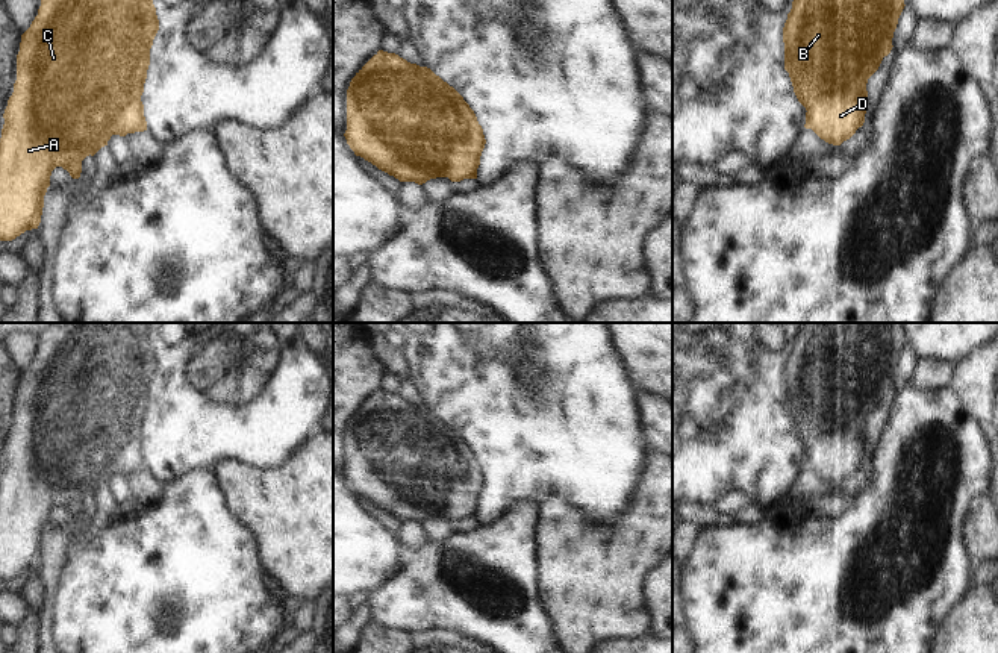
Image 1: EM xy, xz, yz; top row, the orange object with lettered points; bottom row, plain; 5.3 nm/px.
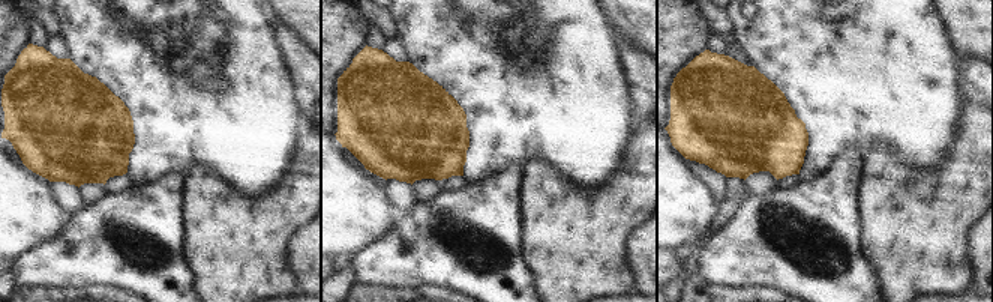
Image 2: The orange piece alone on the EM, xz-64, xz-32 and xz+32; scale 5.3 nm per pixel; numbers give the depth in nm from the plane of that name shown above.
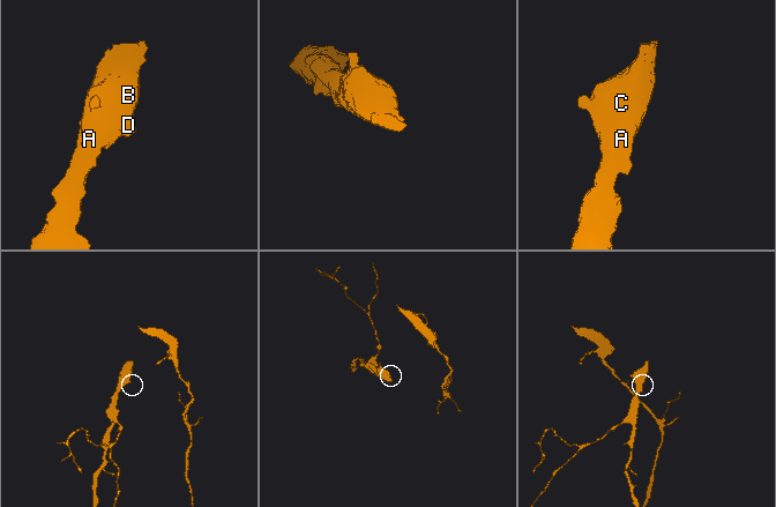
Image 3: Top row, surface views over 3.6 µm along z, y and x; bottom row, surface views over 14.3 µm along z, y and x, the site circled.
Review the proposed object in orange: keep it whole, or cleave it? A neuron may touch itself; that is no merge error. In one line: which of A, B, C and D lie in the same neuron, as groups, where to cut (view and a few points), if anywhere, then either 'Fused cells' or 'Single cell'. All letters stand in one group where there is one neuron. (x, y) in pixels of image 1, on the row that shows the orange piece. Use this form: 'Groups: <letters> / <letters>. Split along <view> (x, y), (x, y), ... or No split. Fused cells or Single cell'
Groups: A B C D. No split. Single cell.

